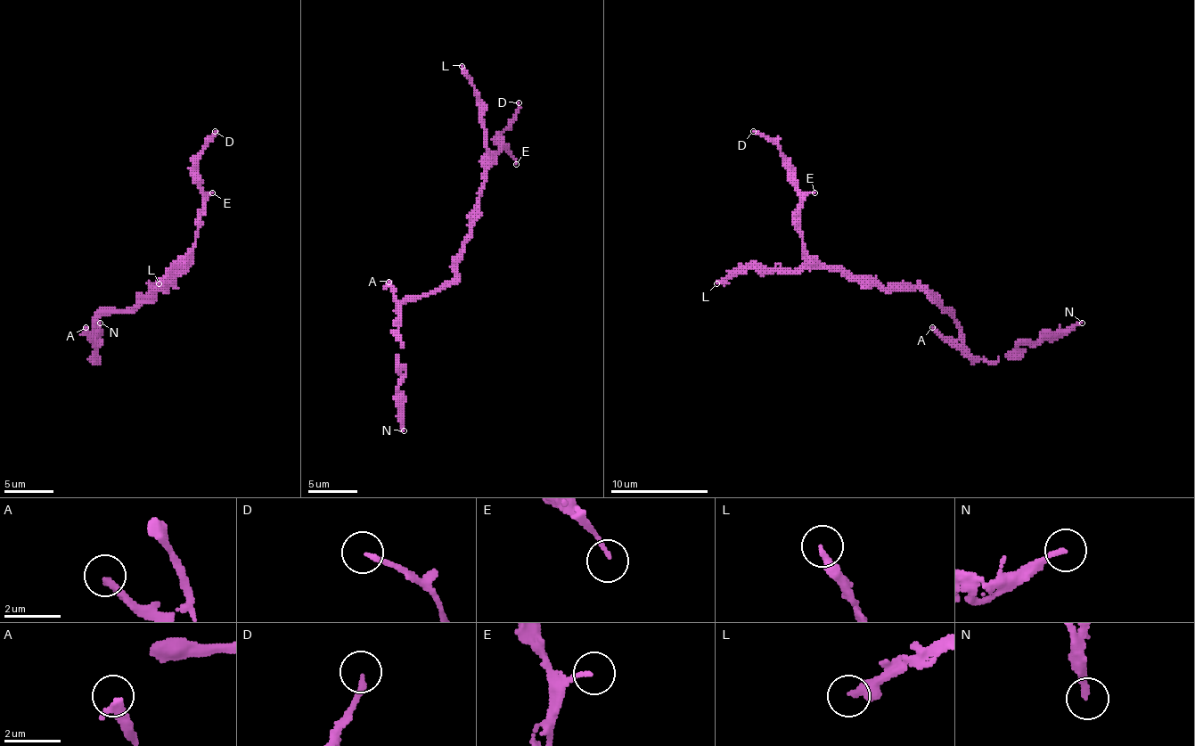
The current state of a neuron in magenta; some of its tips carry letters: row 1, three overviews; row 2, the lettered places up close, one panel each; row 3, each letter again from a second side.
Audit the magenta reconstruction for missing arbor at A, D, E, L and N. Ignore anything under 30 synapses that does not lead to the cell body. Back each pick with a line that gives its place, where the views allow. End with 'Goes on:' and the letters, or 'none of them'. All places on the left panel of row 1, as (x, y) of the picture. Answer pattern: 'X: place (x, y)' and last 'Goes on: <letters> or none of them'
A: place (85, 327)
Goes on: A

